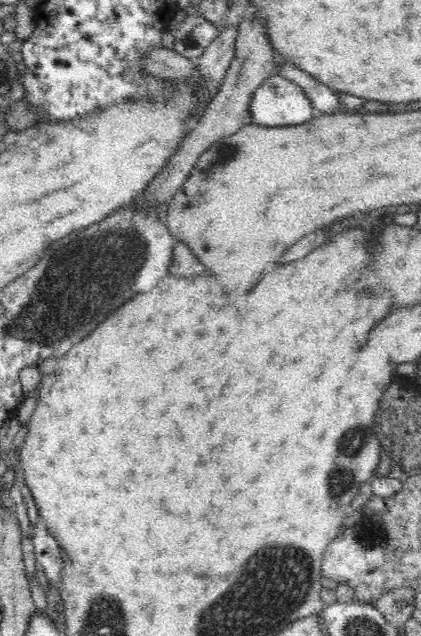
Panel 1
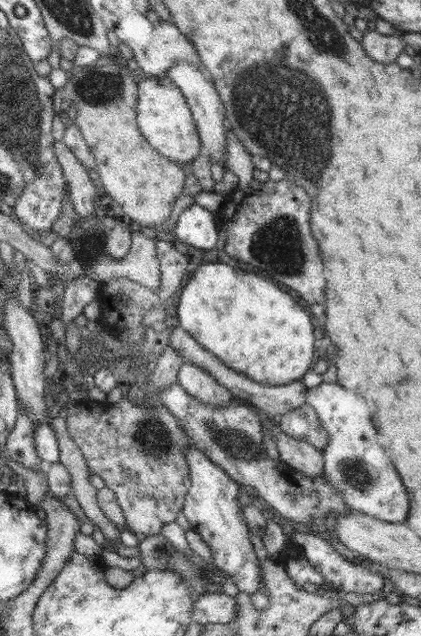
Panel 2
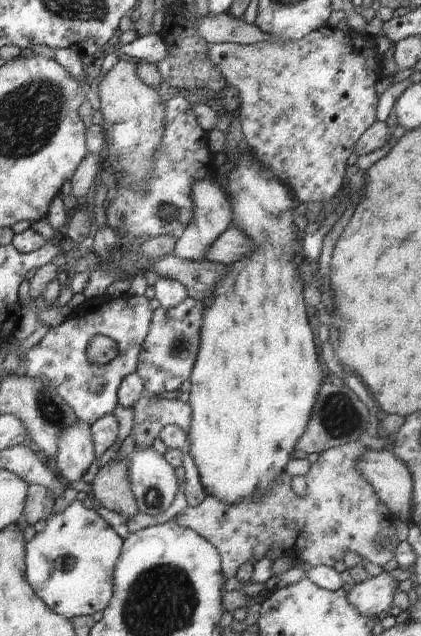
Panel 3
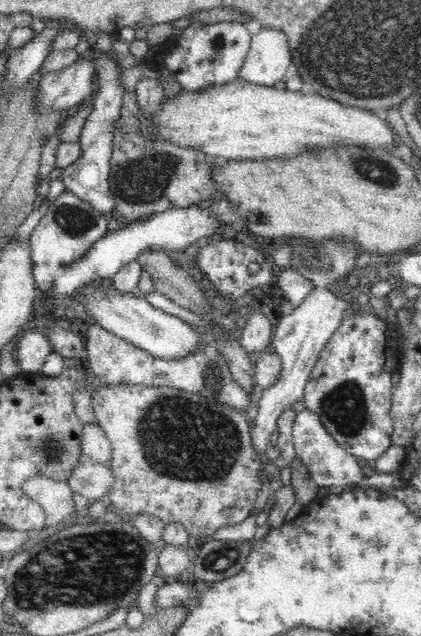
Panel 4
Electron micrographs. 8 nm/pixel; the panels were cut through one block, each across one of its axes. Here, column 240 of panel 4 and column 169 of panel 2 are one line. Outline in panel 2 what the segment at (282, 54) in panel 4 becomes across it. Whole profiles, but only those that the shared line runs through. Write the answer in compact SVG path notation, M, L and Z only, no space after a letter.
M179 62L173 64L167 70L166 75L174 81L174 84L182 91L187 100L186 104L190 107L201 140L202 153L209 157L212 156L216 162L220 162L225 168L225 140L229 128L226 124L224 105L207 73L189 62Z

